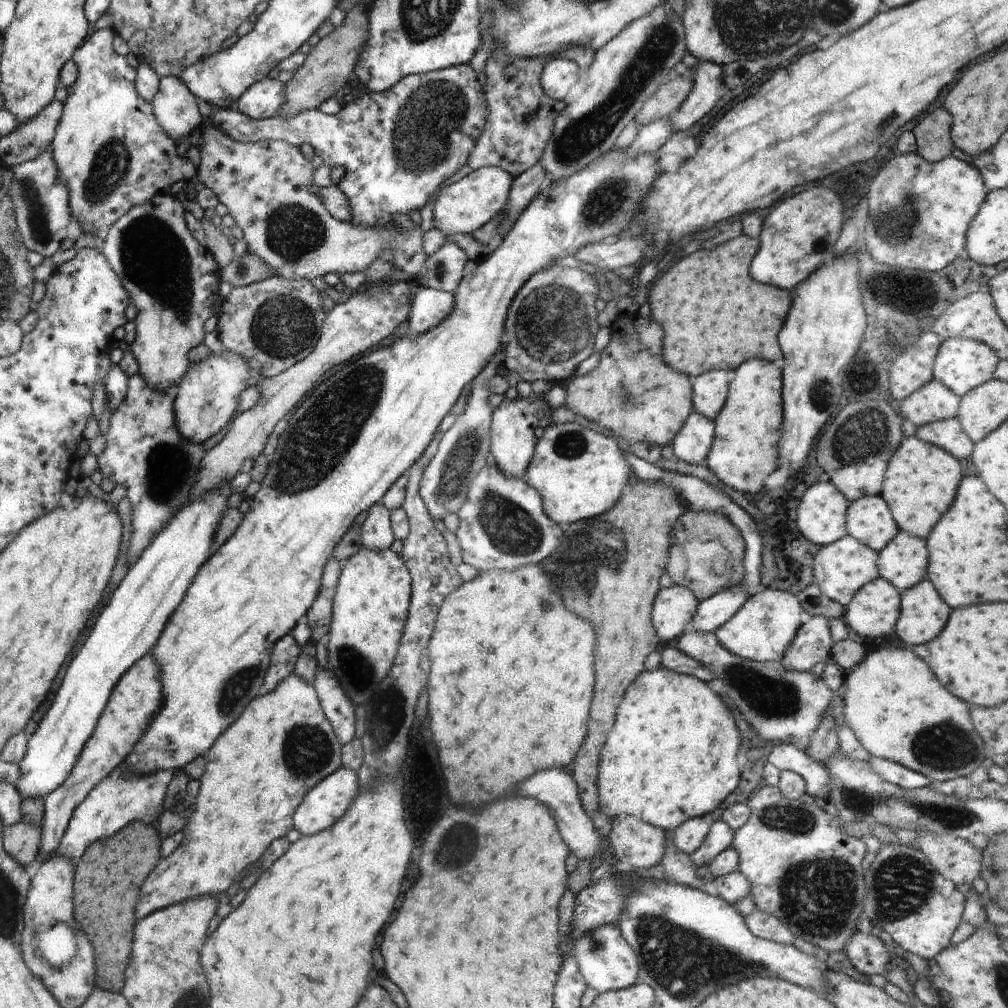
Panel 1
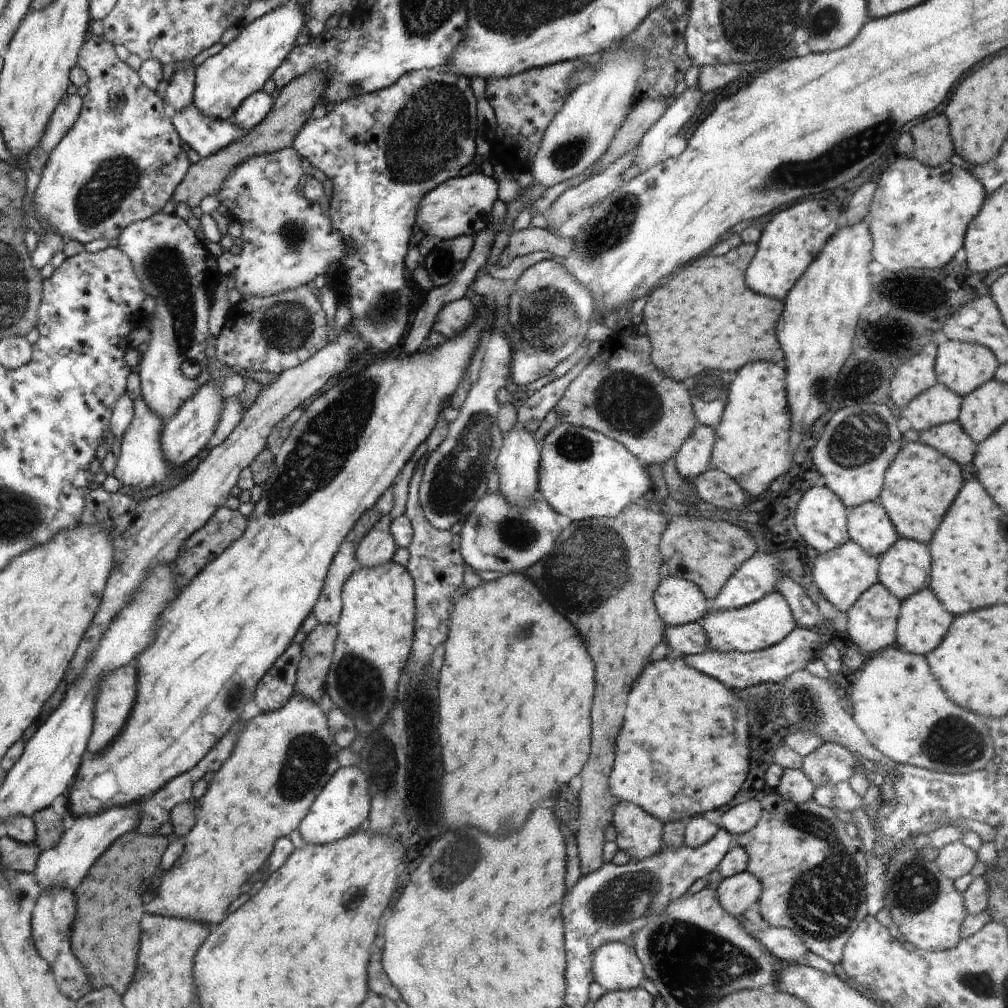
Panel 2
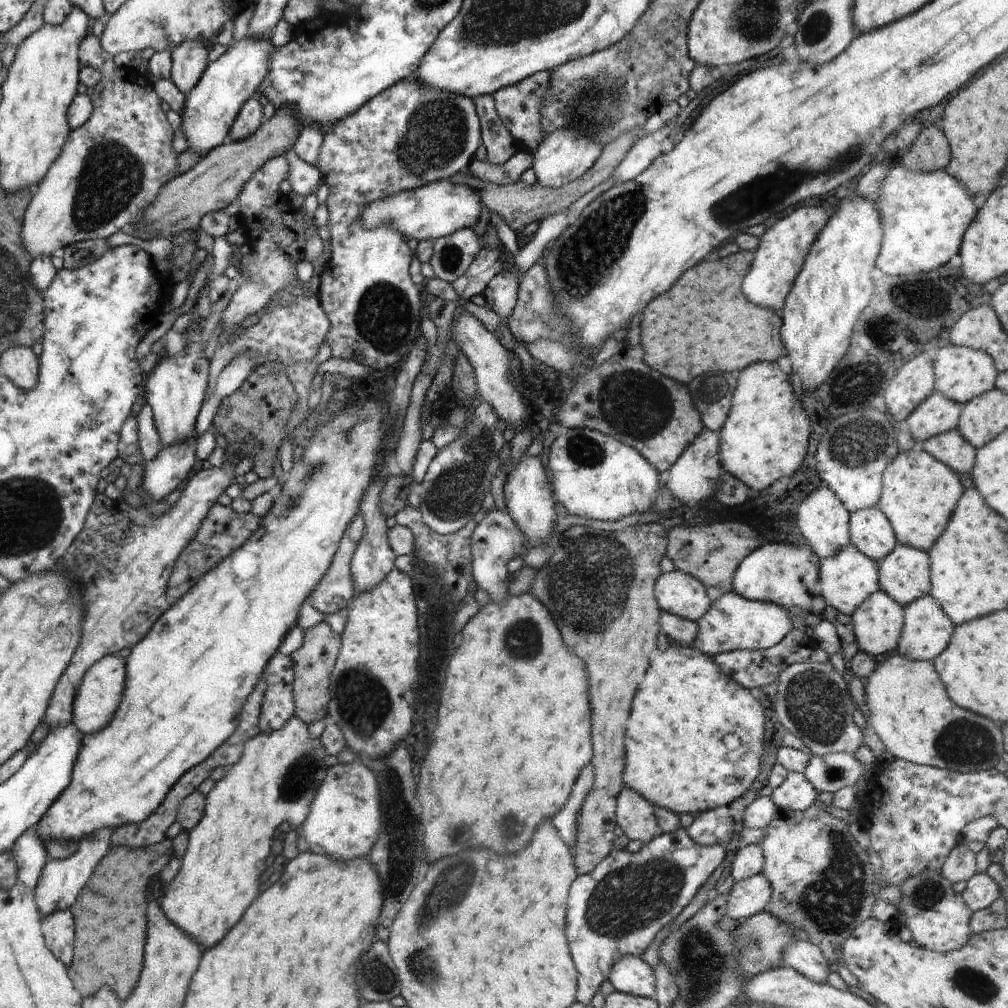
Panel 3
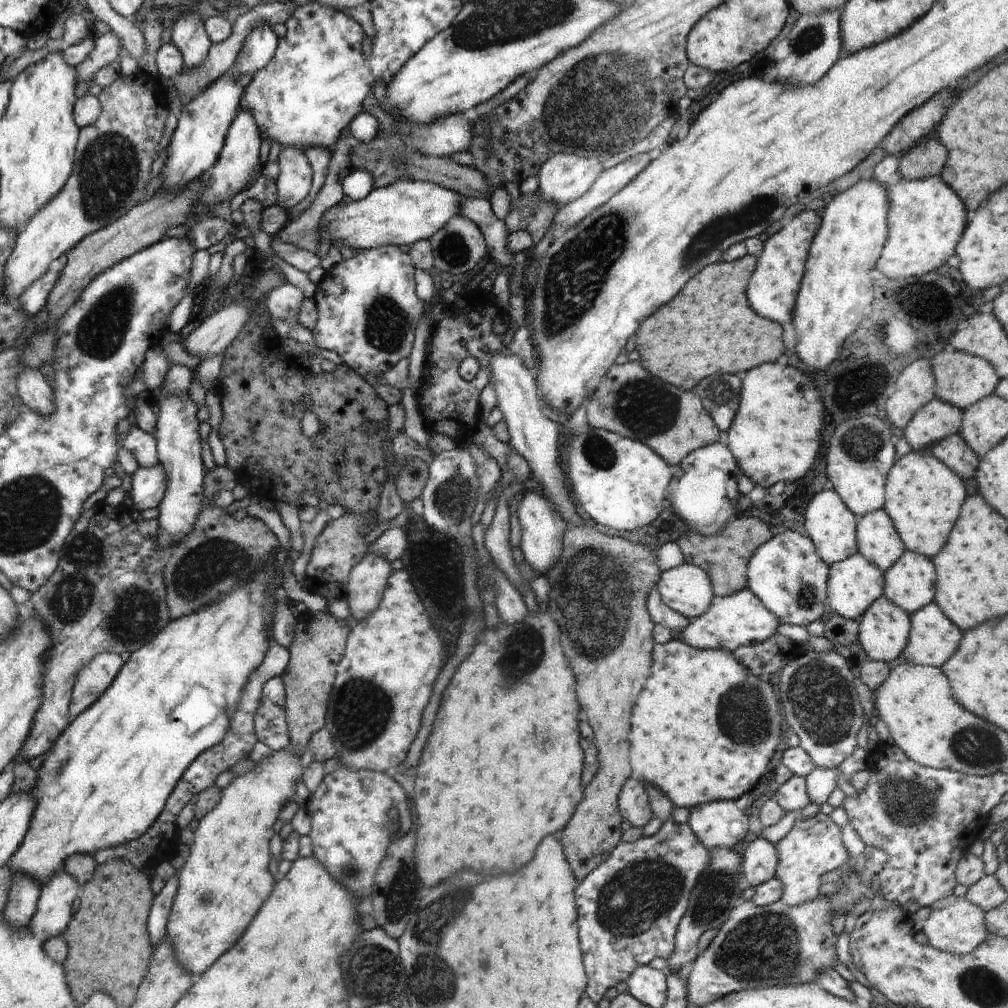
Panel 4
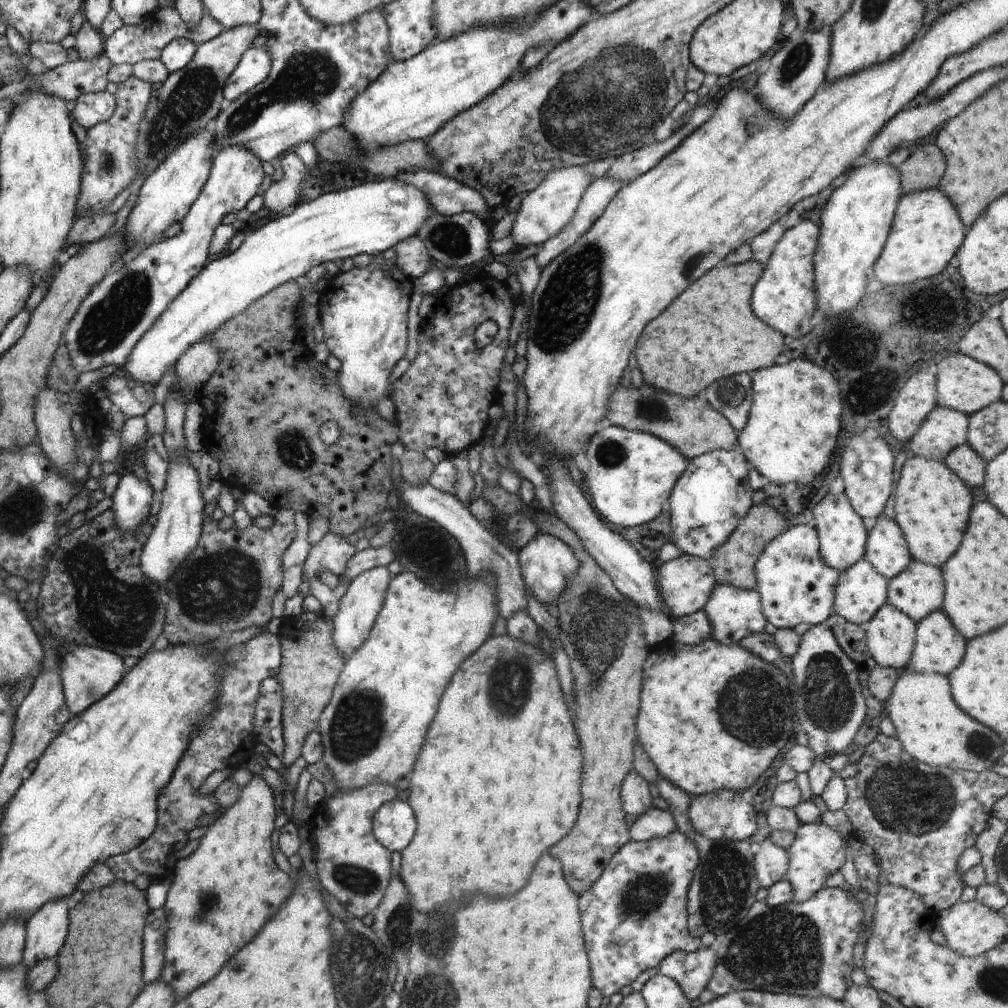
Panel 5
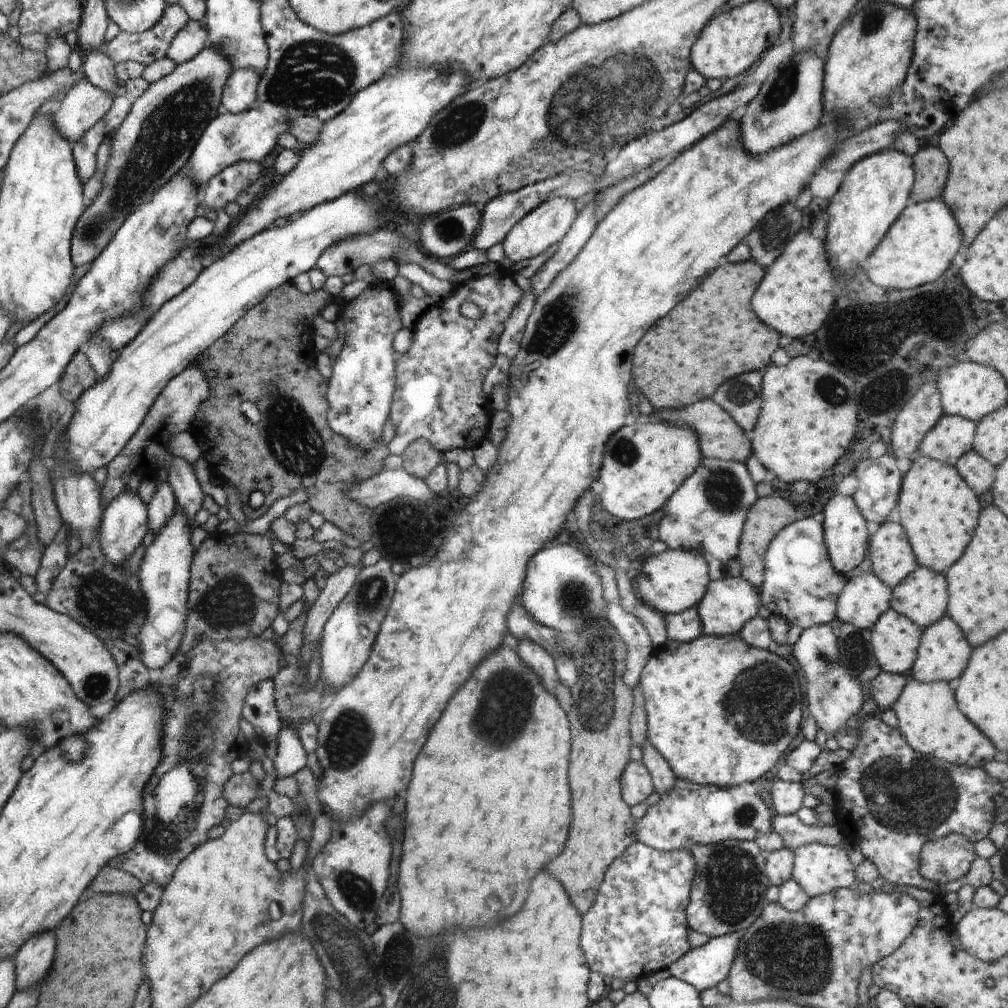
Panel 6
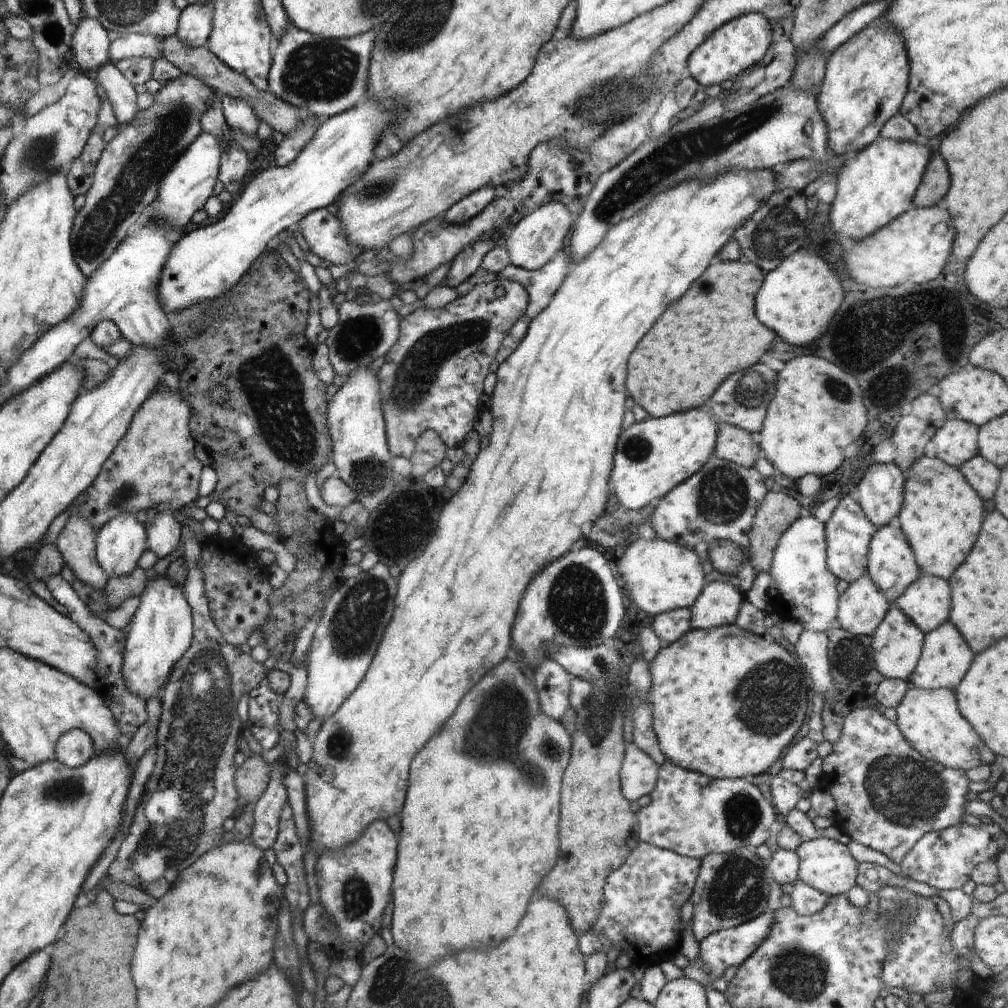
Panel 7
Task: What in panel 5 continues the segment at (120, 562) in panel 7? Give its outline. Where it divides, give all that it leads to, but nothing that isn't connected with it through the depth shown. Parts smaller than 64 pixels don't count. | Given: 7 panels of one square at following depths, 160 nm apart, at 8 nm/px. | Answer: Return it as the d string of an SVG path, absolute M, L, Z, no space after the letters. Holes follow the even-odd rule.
M124 471L116 487L111 509L124 533L136 532L152 510L152 487L134 473Z

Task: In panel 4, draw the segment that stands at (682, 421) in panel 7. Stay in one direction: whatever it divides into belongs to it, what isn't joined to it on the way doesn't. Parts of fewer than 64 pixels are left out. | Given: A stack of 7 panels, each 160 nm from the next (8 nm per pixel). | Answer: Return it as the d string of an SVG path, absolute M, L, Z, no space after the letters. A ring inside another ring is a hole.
M590 427L586 432L578 434L570 442L570 456L568 456L568 483L572 484L572 499L582 506L582 510L596 523L604 524L618 531L636 532L640 526L648 526L654 522L665 507L667 488L674 466L665 462L647 444L636 439L624 438L615 432Z

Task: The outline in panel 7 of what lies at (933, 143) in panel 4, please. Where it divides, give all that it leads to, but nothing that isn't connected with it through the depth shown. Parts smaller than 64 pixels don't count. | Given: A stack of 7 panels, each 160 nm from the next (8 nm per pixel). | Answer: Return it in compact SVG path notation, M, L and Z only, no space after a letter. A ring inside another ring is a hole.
M933 154L915 192L912 206L936 206L947 195L950 185L950 173L946 162L939 154Z

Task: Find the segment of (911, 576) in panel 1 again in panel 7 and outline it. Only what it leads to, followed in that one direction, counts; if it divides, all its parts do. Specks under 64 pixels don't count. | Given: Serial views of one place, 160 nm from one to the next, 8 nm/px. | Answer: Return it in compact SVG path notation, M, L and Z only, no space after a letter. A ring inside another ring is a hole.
M924 573L896 600L896 606L924 634L949 620L950 604L949 581Z

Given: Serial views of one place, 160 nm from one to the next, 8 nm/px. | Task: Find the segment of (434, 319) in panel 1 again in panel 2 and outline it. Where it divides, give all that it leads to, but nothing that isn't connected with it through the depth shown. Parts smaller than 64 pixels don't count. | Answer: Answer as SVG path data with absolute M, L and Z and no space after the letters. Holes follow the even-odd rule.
M471 295L449 302L441 308L437 321L434 323L433 330L443 334L448 339L454 333L462 331L469 324L469 321L473 320L475 310L476 304Z

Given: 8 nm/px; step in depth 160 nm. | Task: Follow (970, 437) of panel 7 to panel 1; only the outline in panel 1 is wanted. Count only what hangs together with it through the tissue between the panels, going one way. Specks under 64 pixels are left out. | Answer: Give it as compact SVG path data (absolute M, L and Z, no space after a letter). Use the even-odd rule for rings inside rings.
M932 379L918 390L915 390L910 396L900 401L901 417L903 419L908 418L914 426L922 426L944 419L956 419L960 399L961 397L956 396L956 393L952 392L947 386L944 386L936 379Z

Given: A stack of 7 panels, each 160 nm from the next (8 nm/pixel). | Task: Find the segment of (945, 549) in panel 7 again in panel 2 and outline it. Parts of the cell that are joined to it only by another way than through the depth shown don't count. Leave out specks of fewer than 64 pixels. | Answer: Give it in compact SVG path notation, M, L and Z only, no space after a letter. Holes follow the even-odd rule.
M904 442L901 451L895 456L895 460L886 471L883 489L878 502L884 507L888 518L892 521L900 537L918 541L928 546L937 526L944 518L963 483L964 480L961 477L961 469L958 463L955 463L928 445L920 442Z

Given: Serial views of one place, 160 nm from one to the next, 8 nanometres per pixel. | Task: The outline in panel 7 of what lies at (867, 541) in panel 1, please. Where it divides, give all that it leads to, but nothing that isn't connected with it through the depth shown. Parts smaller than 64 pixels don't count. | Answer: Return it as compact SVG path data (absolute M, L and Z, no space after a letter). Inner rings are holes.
M888 525L877 527L872 535L867 554L867 572L880 592L896 606L897 598L920 576L918 563L901 528Z

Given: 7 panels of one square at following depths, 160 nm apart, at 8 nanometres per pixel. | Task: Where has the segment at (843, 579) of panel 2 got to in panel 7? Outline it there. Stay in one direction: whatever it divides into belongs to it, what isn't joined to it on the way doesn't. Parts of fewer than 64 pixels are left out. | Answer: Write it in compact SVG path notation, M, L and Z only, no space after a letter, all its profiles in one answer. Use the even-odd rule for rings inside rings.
M866 574L851 582L839 596L837 619L842 629L872 638L891 606Z

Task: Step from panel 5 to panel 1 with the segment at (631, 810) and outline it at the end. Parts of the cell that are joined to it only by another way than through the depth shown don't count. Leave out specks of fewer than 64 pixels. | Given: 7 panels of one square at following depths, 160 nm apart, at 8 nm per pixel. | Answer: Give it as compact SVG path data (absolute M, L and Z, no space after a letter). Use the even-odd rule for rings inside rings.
M626 815L612 820L608 842L623 867L630 864L635 870L647 870L663 859L667 834L661 828Z

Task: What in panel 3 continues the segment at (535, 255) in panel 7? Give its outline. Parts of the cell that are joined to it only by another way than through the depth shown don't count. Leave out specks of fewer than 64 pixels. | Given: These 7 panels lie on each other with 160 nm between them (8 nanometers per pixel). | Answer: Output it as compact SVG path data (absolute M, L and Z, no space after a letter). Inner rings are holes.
M574 129L555 130L549 133L532 152L534 159L532 170L543 187L557 189L585 175L585 172L588 172L598 160L602 149L595 140L579 135Z

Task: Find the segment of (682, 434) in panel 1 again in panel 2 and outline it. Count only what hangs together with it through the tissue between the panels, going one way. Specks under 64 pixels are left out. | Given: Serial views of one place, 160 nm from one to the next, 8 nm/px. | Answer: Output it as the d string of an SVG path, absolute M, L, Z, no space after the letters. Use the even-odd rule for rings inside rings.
M700 423L695 426L675 456L677 471L684 480L690 482L692 477L710 469L715 440L715 429Z

